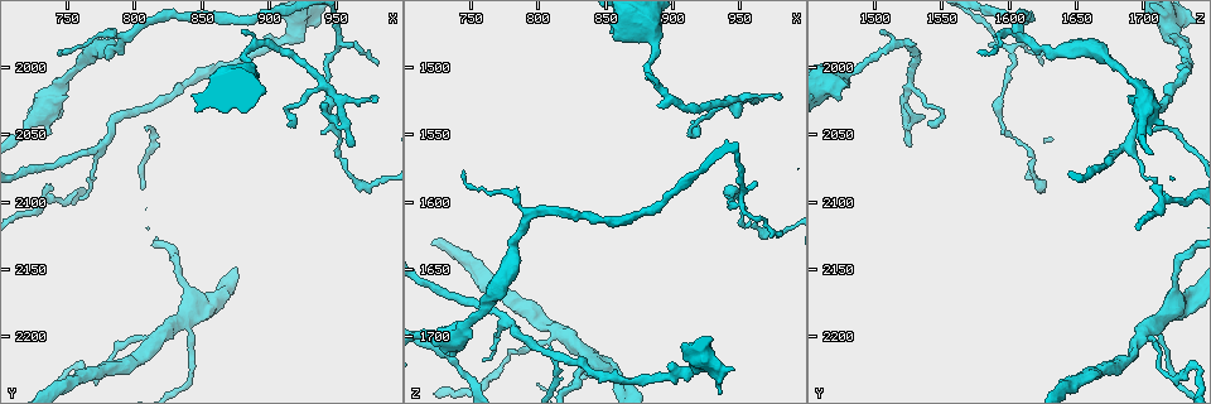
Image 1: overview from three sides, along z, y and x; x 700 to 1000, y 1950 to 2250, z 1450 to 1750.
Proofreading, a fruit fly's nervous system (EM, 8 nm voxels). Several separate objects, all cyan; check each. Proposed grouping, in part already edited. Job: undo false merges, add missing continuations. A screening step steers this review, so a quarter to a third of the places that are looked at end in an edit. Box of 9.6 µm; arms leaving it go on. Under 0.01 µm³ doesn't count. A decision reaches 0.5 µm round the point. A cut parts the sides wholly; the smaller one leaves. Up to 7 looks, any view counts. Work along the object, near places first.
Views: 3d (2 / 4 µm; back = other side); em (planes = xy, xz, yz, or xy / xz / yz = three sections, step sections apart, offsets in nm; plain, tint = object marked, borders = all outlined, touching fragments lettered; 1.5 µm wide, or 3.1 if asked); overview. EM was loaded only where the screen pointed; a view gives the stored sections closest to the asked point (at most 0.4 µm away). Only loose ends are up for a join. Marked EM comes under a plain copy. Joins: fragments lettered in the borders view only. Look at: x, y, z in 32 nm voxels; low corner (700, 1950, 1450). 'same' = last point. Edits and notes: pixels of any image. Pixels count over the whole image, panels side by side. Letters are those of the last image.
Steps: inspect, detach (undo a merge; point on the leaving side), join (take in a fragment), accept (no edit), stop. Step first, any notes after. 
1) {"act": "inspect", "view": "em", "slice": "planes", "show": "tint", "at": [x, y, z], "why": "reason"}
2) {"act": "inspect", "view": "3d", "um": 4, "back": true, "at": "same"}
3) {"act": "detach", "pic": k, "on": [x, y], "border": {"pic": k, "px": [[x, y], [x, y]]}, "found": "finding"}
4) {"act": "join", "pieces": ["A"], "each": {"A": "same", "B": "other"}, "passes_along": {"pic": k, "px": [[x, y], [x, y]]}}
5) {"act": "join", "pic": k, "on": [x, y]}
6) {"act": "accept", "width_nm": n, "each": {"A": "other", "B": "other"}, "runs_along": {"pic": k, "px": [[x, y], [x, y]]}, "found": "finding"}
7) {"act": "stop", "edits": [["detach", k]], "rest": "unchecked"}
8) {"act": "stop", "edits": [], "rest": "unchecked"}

{"act": "inspect", "view": "em", "slice": "planes", "show": "borders", "at": [968, 2090, 1626], "why": "abrupt turn"}

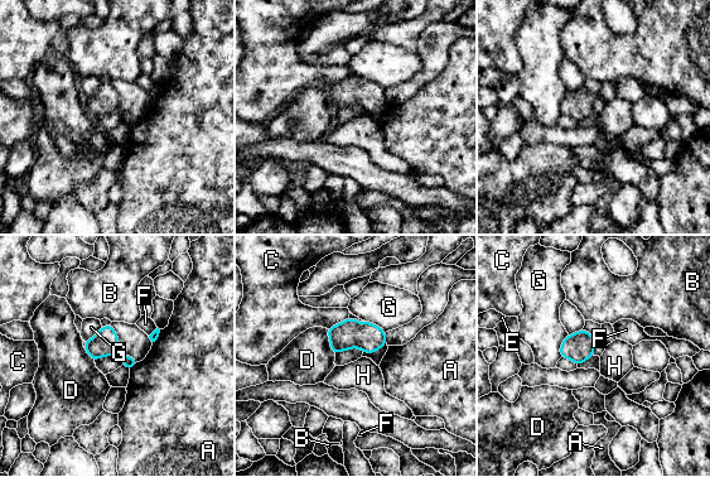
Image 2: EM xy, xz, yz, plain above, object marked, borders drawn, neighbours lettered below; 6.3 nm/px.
{"act": "accept", "width_nm": 160, "each": {"A": "other", "B": "other", "C": "other", "D": "other", "E": "other", "F": "other", "G": "other", "H": "other"}, "border": {"pic": 2, "px": [[568, 333], [560, 347], [560, 356]]}, "found": "one neuron here"}

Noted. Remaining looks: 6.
{"act": "inspect", "view": "em", "slice": "xz", "step": 8, "show": "borders", "at": [980, 1996, 1626], "why": "branch stops here"}

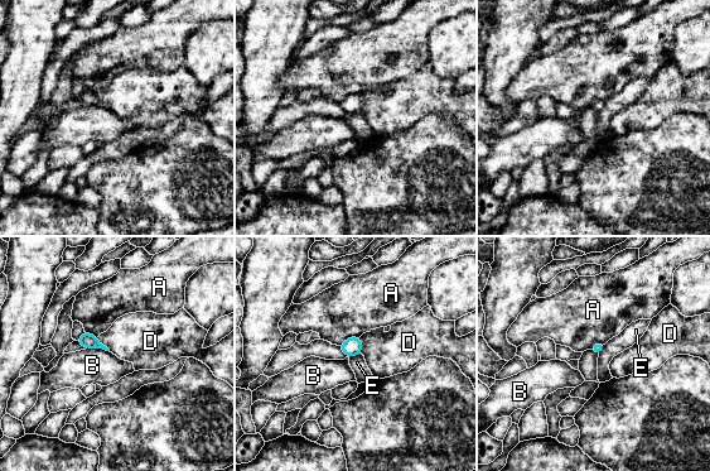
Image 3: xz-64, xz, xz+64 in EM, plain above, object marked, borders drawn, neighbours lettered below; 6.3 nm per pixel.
{"act": "inspect", "view": "em", "slice": "planes", "show": "borders", "at": "same"}

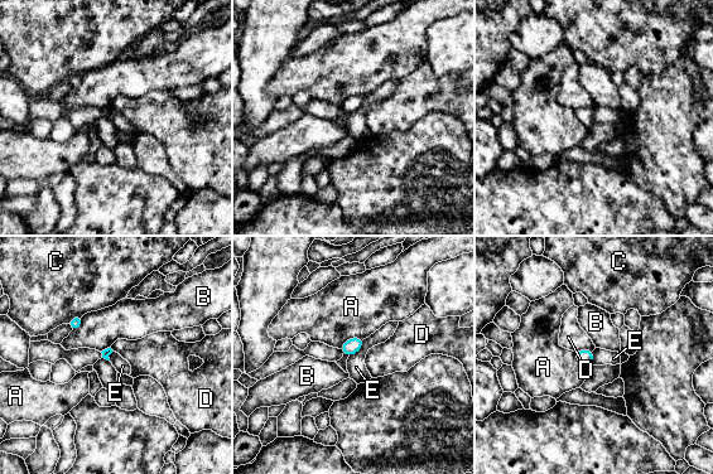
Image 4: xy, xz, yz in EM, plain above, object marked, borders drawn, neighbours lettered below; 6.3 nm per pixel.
{"act": "accept", "each": {"A": "other", "B": "other", "C": "other", "D": "other", "E": "other"}, "border": {"pic": 4, "px": [[364, 339], [360, 348], [350, 356]]}, "found": "no lettered fragment goes on from it"}

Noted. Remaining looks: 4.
{"act": "inspect", "view": "3d", "um": 4, "back": true, "at": [938, 2012, 1528]}

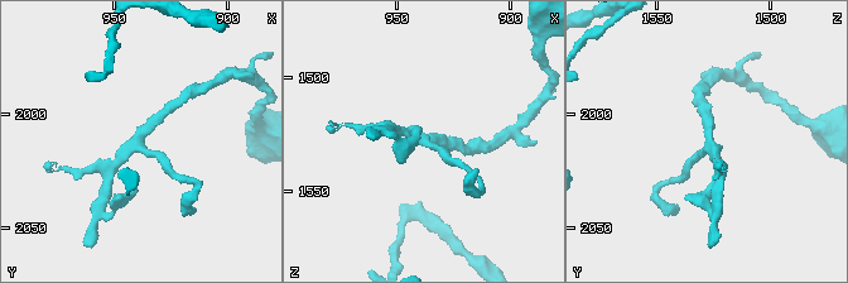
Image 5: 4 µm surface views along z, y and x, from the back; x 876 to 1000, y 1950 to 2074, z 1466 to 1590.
{"act": "inspect", "view": "em", "slice": "planes", "show": "tint", "at": [939, 2013, 1528], "arms": 3, "why": "now the EM"}

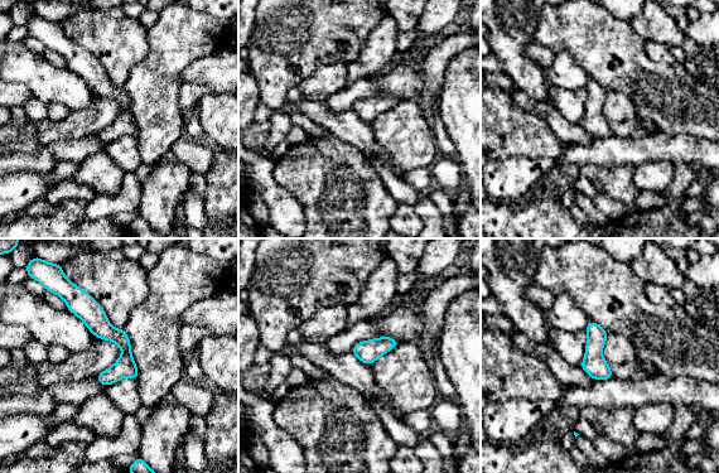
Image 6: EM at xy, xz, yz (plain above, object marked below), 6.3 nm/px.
{"act": "inspect", "view": "em", "slice": "planes", "show": "borders", "at": "same"}

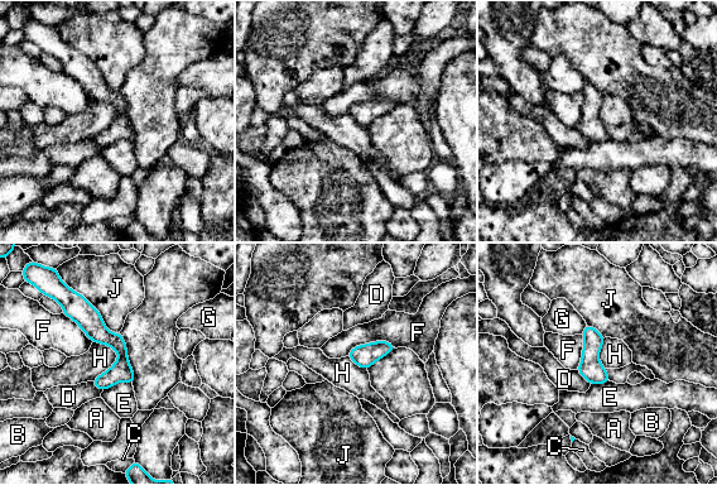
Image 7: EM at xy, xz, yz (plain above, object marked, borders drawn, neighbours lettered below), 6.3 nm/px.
{"act": "accept", "longest_contact_nm": ["J", 400], "each": {"A": "other", "B": "other", "C": "other", "D": "other", "E": "other", "F": "other", "G": "other", "H": "other", "J": "other"}, "runs_along": {"pic": 7, "px": [[80, 299], [80, 310], [123, 351], [130, 379]]}, "found": "all the same neuron"}

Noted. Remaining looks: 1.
{"act": "stop", "edits": [], "rest": "unchecked"}

